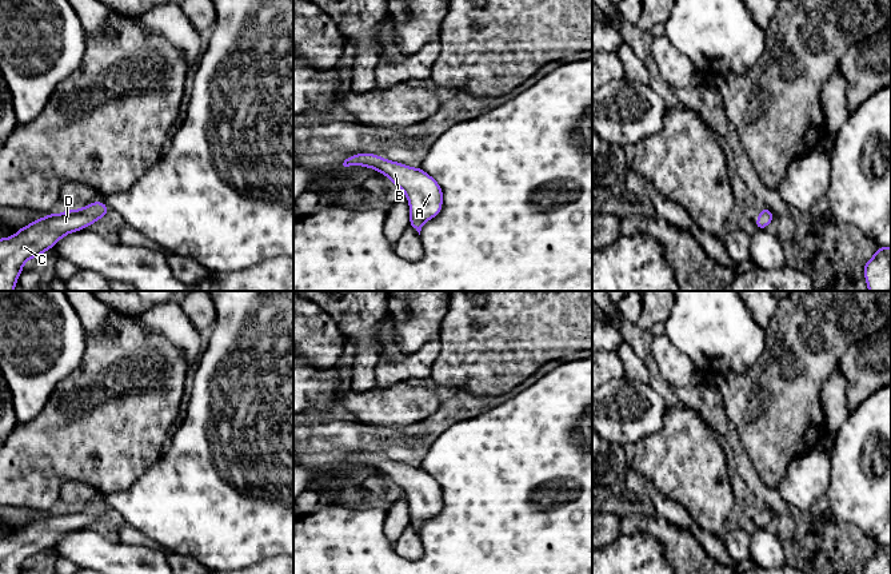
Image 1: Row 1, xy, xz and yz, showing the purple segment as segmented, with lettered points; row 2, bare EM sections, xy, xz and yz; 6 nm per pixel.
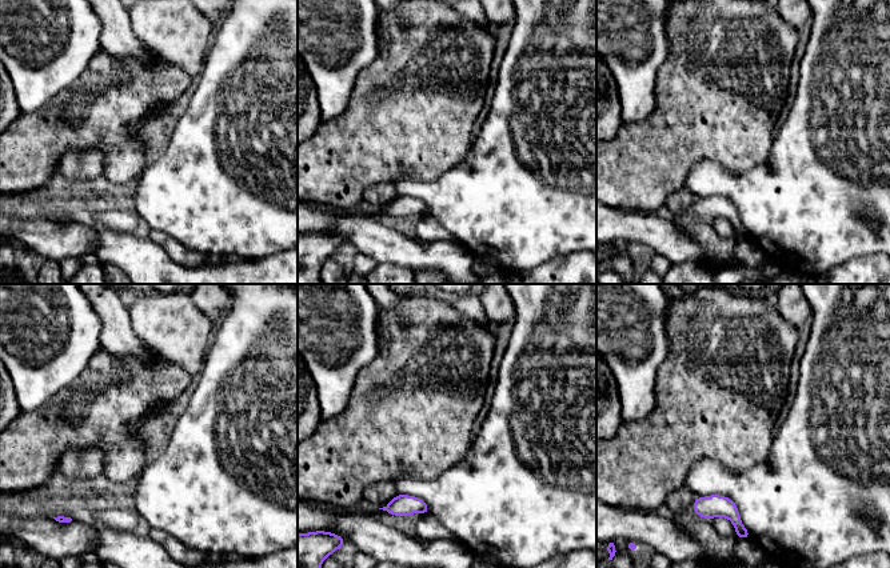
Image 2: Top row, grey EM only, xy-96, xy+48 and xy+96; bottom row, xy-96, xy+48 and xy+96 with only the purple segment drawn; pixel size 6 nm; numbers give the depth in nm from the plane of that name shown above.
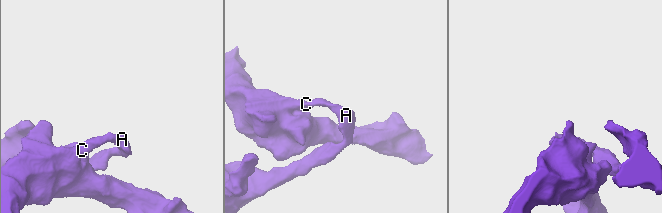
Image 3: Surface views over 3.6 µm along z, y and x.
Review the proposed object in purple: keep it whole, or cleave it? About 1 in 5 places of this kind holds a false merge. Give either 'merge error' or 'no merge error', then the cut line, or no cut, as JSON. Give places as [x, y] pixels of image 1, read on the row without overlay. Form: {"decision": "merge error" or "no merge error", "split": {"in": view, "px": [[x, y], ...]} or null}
{"decision": "no merge error", "split": null}

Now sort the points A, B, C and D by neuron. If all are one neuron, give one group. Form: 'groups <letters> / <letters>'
groups A B C D

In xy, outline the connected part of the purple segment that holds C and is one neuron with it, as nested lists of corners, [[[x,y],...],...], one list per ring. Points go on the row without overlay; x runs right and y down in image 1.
[[[92,501],[73,510],[49,513],[0,538],[0,574],[20,574],[29,558],[41,555],[65,534],[85,529],[107,513],[107,503]]]

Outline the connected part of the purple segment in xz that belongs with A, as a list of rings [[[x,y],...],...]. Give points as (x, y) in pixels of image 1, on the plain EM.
[[[363,451],[347,457],[344,466],[363,465],[385,474],[401,487],[409,503],[409,525],[419,534],[425,521],[437,515],[443,505],[443,489],[439,482],[420,466],[413,467],[373,453]]]

